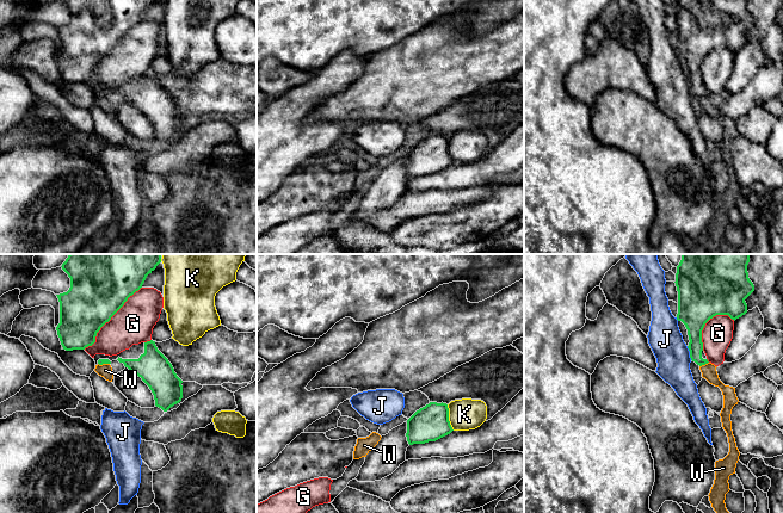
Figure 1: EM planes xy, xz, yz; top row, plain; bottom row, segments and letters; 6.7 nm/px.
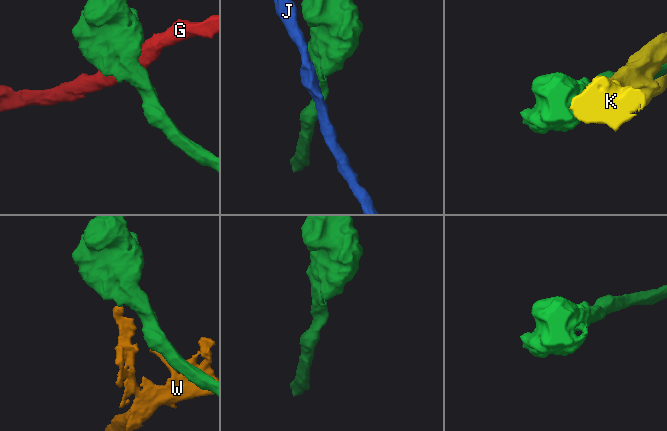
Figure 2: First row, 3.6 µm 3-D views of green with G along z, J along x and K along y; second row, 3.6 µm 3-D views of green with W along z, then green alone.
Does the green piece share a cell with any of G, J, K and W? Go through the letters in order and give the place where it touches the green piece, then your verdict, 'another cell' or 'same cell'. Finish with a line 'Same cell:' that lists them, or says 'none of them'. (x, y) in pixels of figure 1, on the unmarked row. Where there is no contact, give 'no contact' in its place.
G: contact xy (110, 51); another cell
J: contact yz (690, 86); another cell
K: contact xz (448, 150); another cell
W: contact yz (703, 97); another cell
Same cell: none of them

